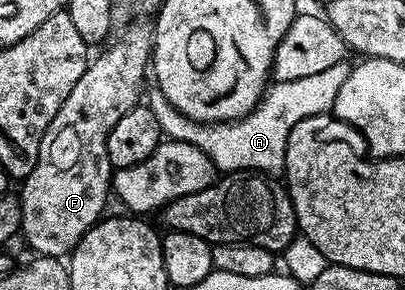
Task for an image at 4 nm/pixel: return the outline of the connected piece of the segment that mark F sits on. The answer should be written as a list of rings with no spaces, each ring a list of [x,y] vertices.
[[[138,17],[121,28],[122,36],[107,51],[91,58],[84,69],[84,77],[76,81],[68,101],[60,105],[60,113],[48,125],[44,141],[40,141],[40,157],[36,169],[21,180],[20,198],[22,201],[21,238],[26,238],[28,246],[35,256],[47,255],[53,259],[69,256],[86,232],[103,218],[102,210],[106,207],[106,198],[112,195],[112,168],[108,157],[108,133],[112,125],[128,113],[128,109],[139,106],[138,94],[142,91],[142,82],[148,79],[148,68],[152,63],[154,49],[154,25],[149,18]]]

